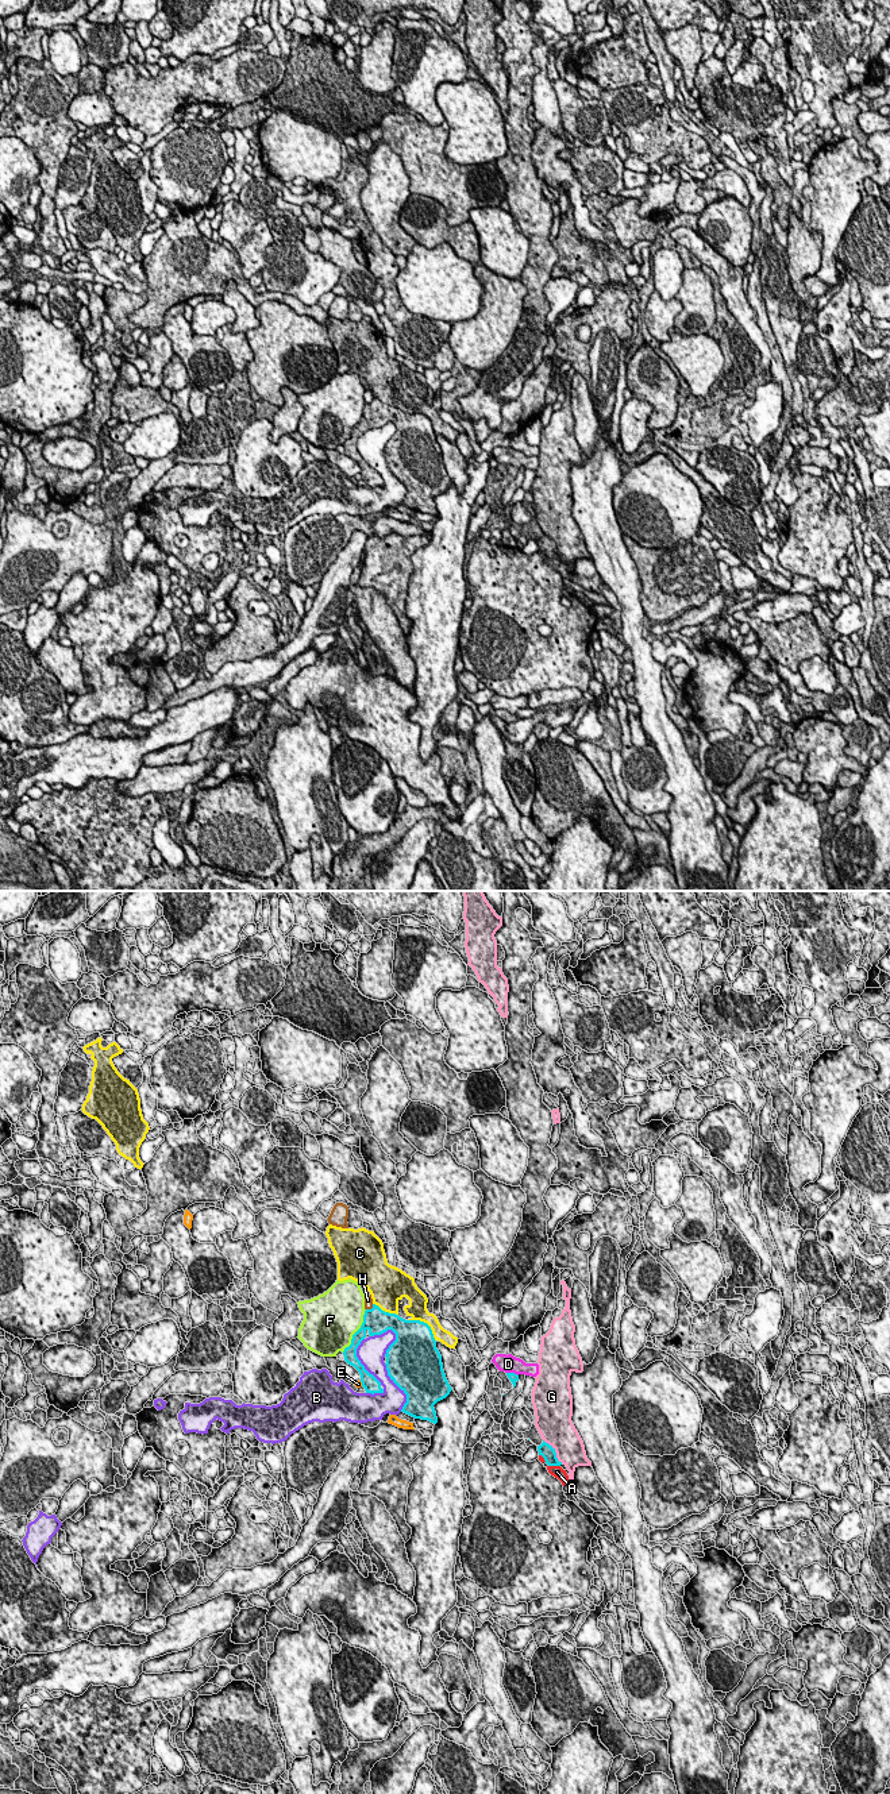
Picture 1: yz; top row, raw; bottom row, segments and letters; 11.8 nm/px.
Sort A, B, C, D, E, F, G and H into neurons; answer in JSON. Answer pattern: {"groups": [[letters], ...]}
{"groups": [["A"], ["B"], ["C"], ["D"], ["E"], ["F"], ["G"], ["H"]]}

